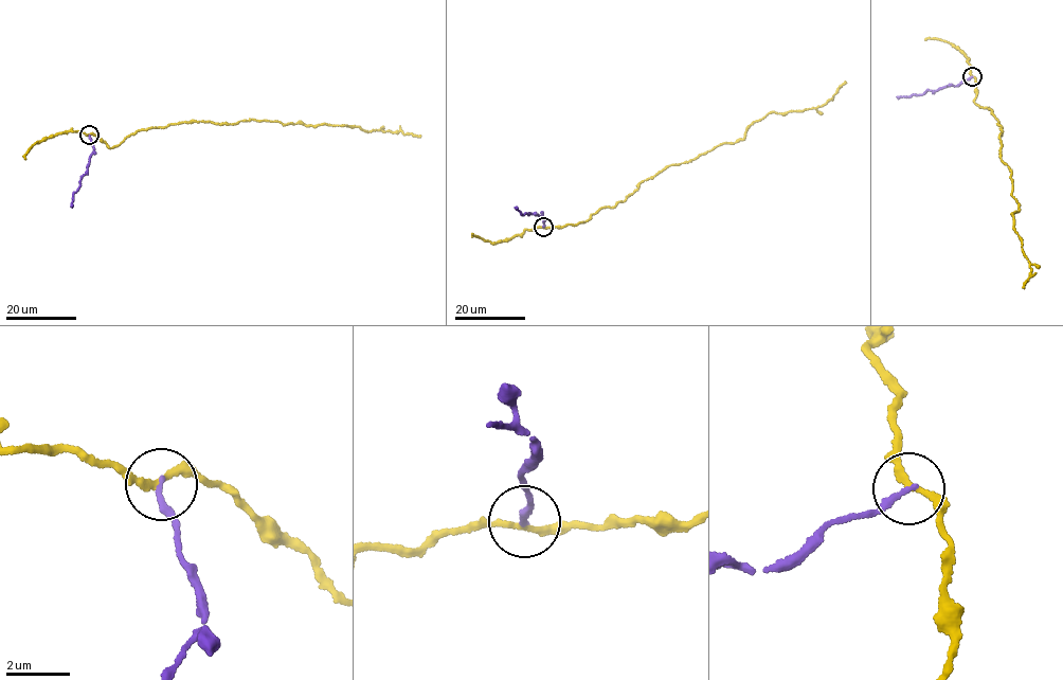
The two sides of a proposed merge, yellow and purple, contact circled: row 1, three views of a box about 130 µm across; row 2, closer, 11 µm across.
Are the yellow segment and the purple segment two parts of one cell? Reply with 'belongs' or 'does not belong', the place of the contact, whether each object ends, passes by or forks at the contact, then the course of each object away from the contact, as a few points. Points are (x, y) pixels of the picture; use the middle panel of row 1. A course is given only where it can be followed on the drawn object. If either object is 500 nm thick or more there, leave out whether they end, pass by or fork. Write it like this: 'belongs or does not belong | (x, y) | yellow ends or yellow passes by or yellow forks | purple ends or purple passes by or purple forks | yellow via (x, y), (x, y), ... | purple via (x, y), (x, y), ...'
does not belong | (543, 227) | yellow passes by | purple ends | yellow via (543, 227), (588, 221), (670, 165), (744, 138), (769, 113), (823, 106), (845, 82) | purple via (543, 227), (544, 217), (521, 214), (515, 207)

